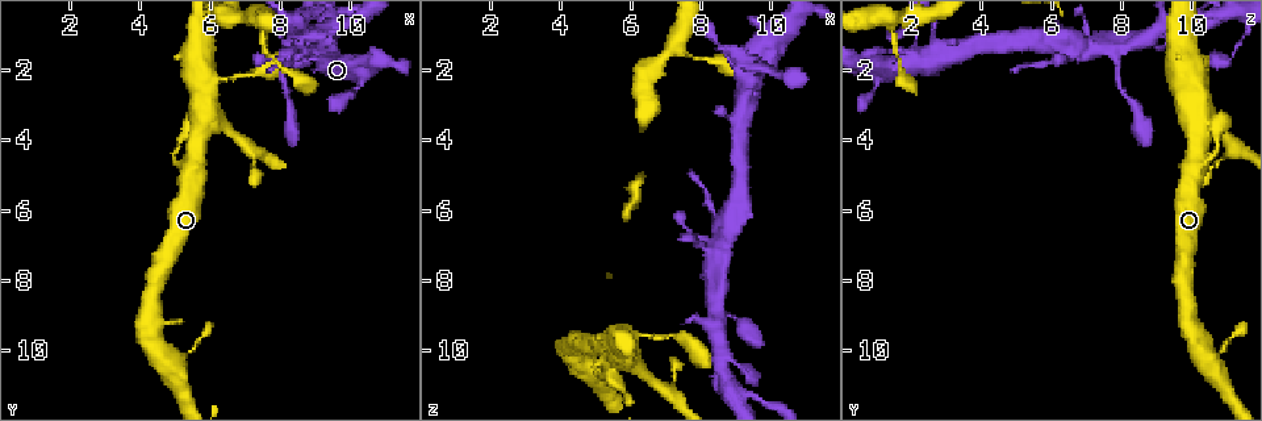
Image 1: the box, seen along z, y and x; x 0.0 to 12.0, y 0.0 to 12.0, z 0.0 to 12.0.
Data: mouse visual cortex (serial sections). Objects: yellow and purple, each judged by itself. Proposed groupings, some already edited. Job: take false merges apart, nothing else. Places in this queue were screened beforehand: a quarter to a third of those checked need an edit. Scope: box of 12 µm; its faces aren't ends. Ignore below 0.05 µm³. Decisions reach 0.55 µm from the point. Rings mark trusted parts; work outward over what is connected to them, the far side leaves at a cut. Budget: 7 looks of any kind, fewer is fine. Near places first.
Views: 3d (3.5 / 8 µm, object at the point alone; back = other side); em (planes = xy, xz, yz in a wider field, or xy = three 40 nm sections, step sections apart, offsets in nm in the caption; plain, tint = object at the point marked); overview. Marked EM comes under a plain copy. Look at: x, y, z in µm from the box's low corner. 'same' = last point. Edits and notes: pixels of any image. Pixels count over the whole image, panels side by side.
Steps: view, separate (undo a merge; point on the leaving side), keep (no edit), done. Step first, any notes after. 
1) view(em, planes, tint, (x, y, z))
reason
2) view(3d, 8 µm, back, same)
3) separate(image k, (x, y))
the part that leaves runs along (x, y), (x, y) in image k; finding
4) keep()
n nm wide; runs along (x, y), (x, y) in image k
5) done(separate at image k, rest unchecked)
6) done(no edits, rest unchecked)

view(3d, 3.5 µm, (9.7, 0.9, 2.1))

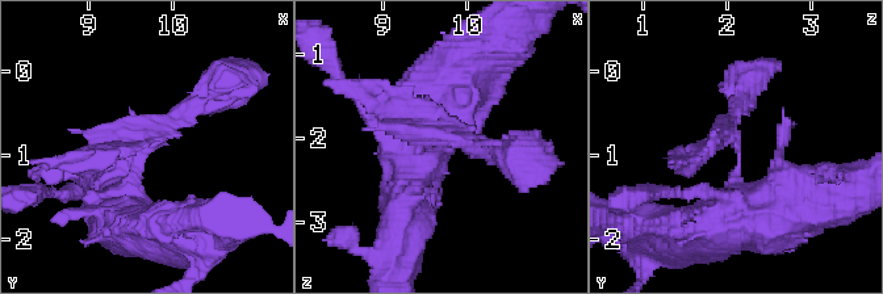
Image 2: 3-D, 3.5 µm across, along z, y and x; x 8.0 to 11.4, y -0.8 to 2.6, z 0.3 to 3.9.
view(em, planes, tint, (9.70, 0.90, 2.15))
now the EM

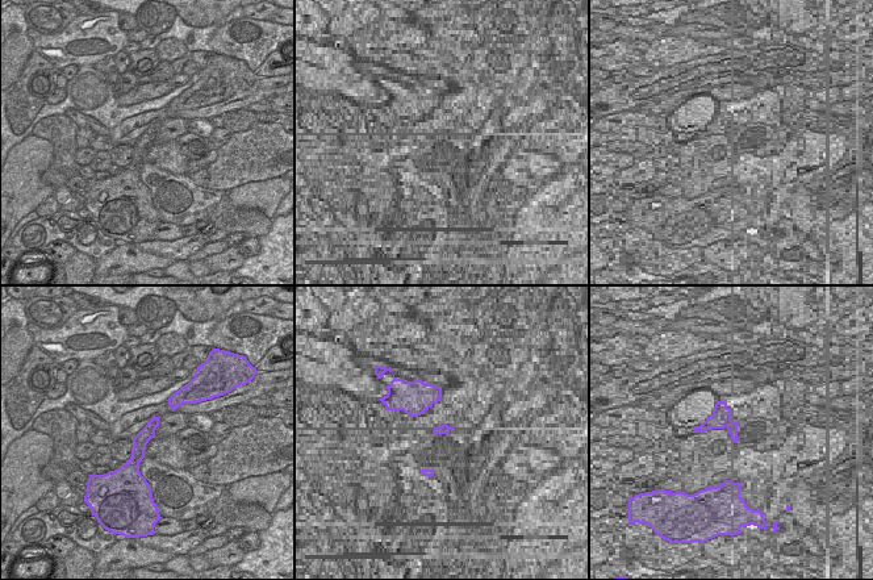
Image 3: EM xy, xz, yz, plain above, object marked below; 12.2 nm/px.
separate(image 2, (107, 129))
the part that leaves runs along (137, 154), (180, 109), (233, 72) in image 2; two cells meet here

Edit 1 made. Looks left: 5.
view(3d, 3.5 µm, back, (8.3, 1.4, 7.7))
small branch off a trunk

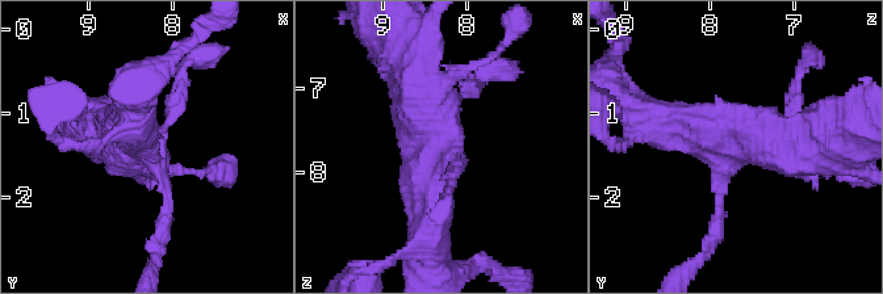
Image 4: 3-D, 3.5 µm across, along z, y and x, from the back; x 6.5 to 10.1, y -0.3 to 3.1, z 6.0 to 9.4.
view(em, xy, step 1, tint, (8.25, 1.40, 7.60))

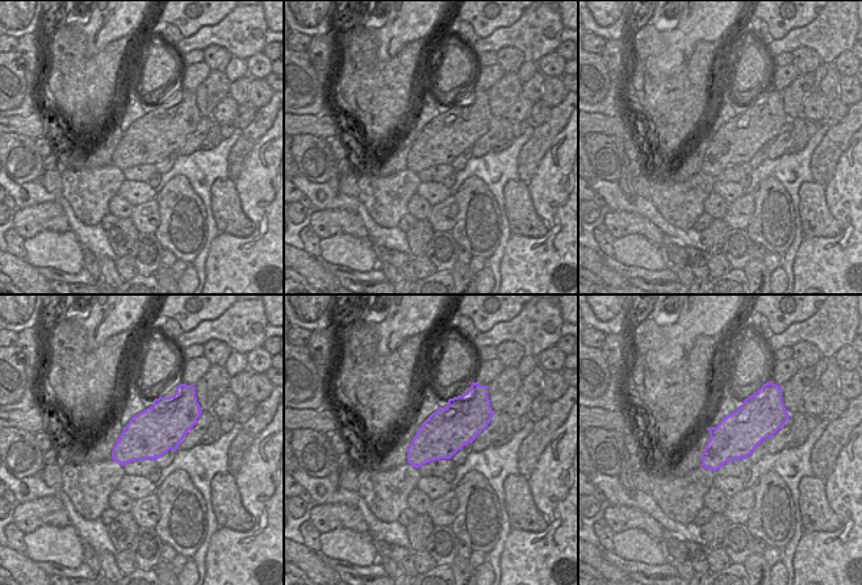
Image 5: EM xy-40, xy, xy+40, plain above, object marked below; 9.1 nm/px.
keep()
continuous, no second cell

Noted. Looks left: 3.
view(3d, 3.5 µm, (8.5, 1.7, 11.0))
calibre changes

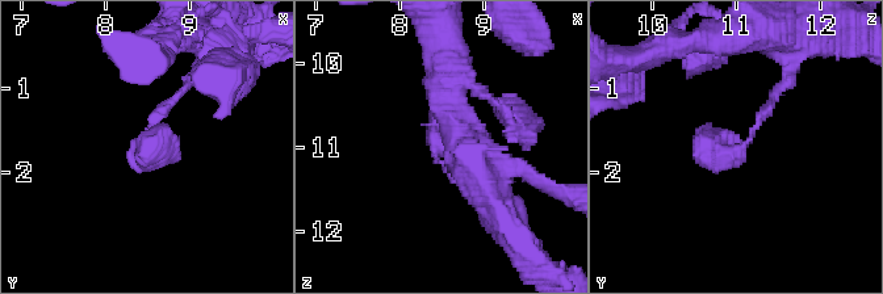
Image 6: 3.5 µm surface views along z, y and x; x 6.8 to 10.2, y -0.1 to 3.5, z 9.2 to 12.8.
view(em, xy, step 3, tint, (8.50, 1.80, 11.00))

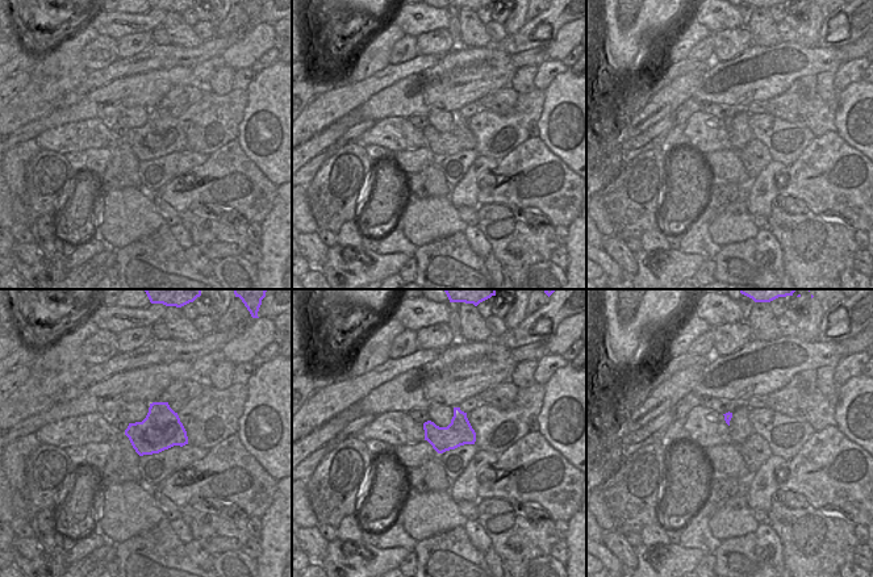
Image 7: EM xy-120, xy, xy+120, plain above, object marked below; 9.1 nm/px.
view(em, xy, step 1, tint, same)

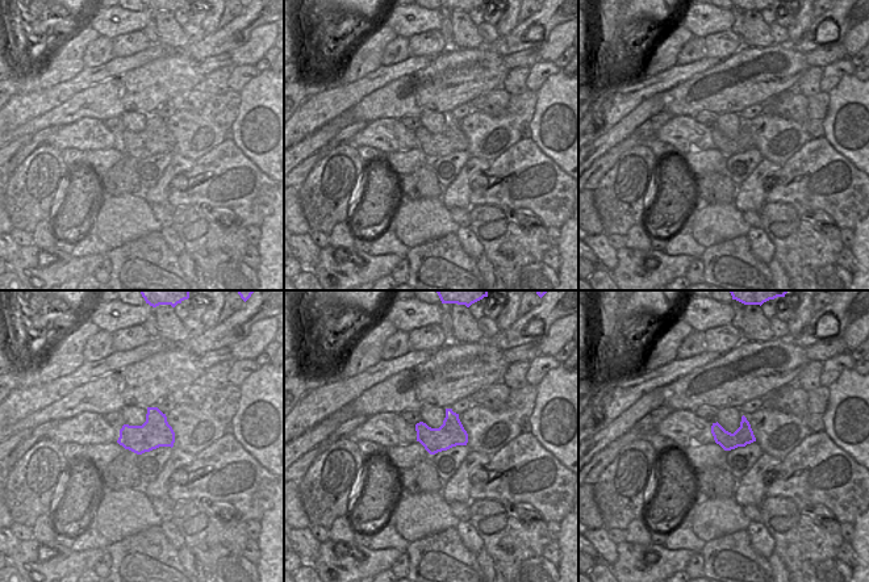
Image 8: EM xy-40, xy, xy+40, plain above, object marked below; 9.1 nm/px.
keep()
runs along (778, 91), (733, 155), (703, 130) in image 6; one cell here

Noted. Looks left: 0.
done(separate at image 2, rest unchecked)

